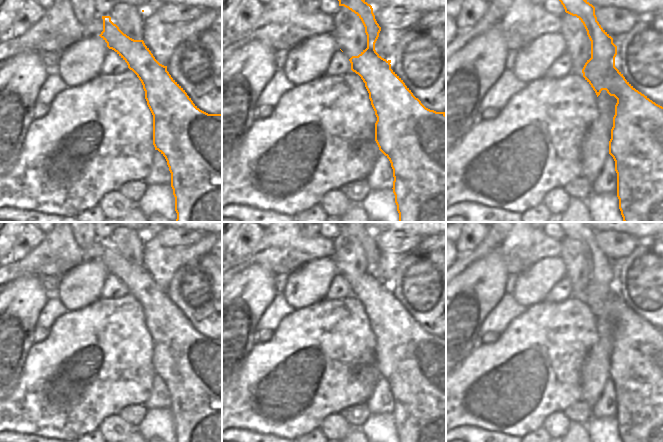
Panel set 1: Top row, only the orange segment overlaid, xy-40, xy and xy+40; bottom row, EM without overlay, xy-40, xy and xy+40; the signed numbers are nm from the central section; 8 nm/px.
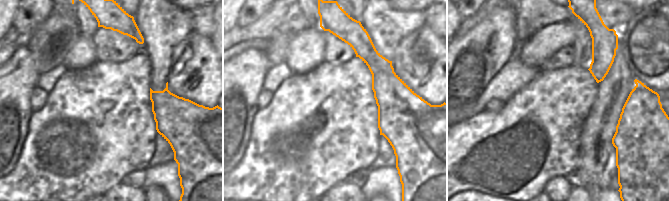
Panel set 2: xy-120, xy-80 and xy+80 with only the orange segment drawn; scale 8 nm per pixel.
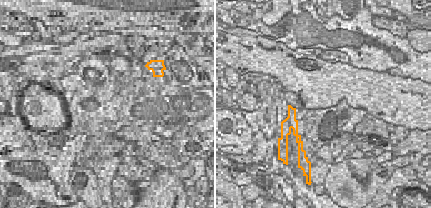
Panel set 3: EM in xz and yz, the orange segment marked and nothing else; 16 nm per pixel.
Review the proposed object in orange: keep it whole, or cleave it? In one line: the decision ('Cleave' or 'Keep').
Cleave

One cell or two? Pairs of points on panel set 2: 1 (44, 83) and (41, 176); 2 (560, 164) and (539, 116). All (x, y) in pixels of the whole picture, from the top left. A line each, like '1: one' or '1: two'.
1: two
2: one

